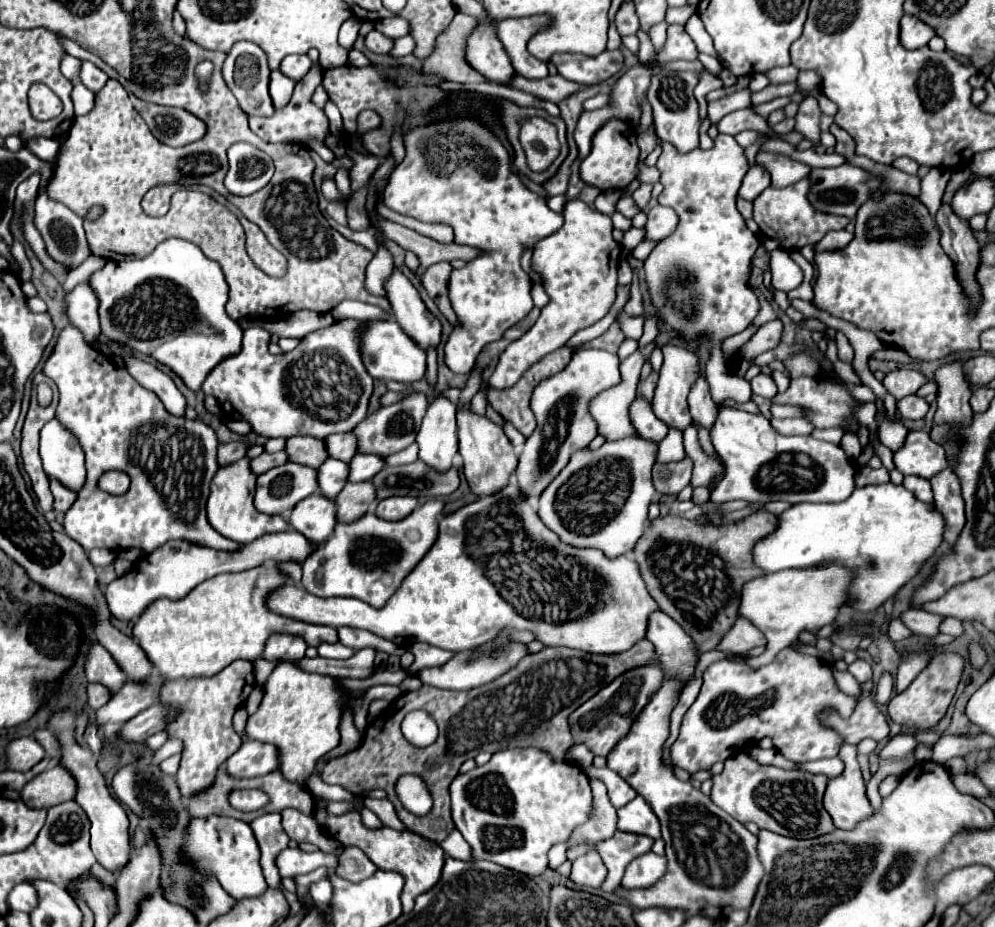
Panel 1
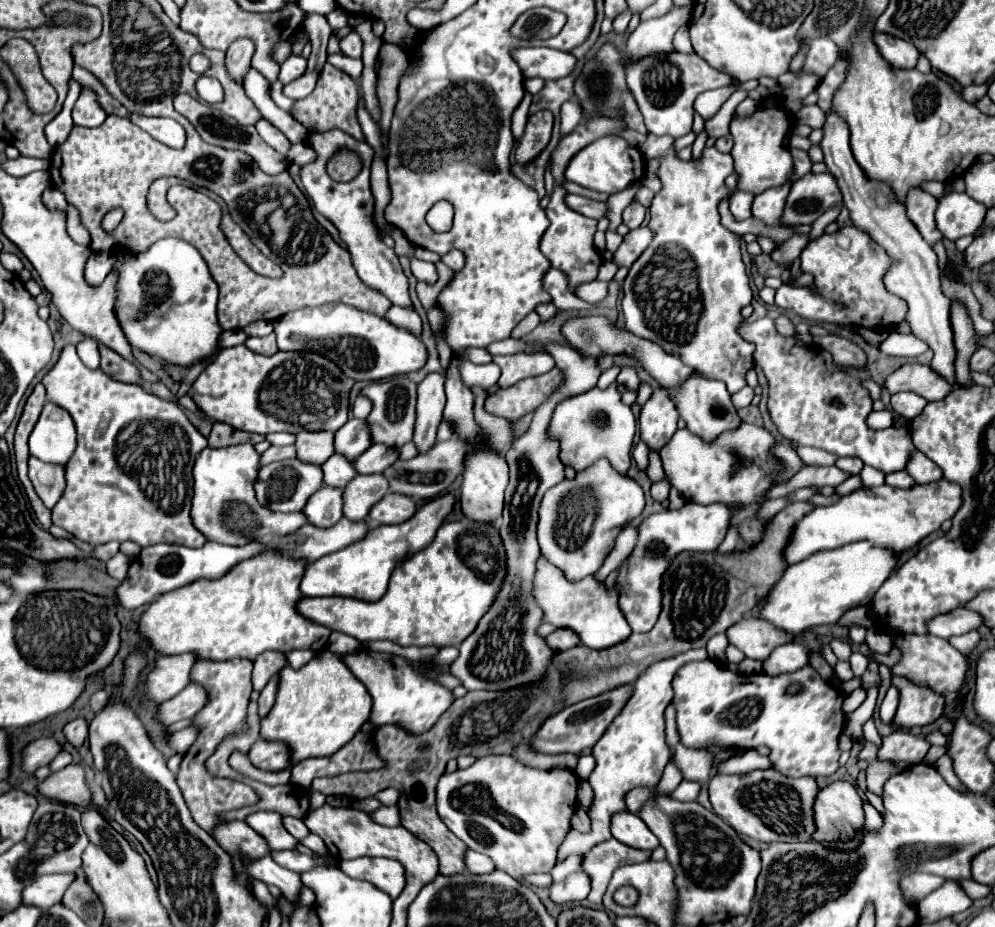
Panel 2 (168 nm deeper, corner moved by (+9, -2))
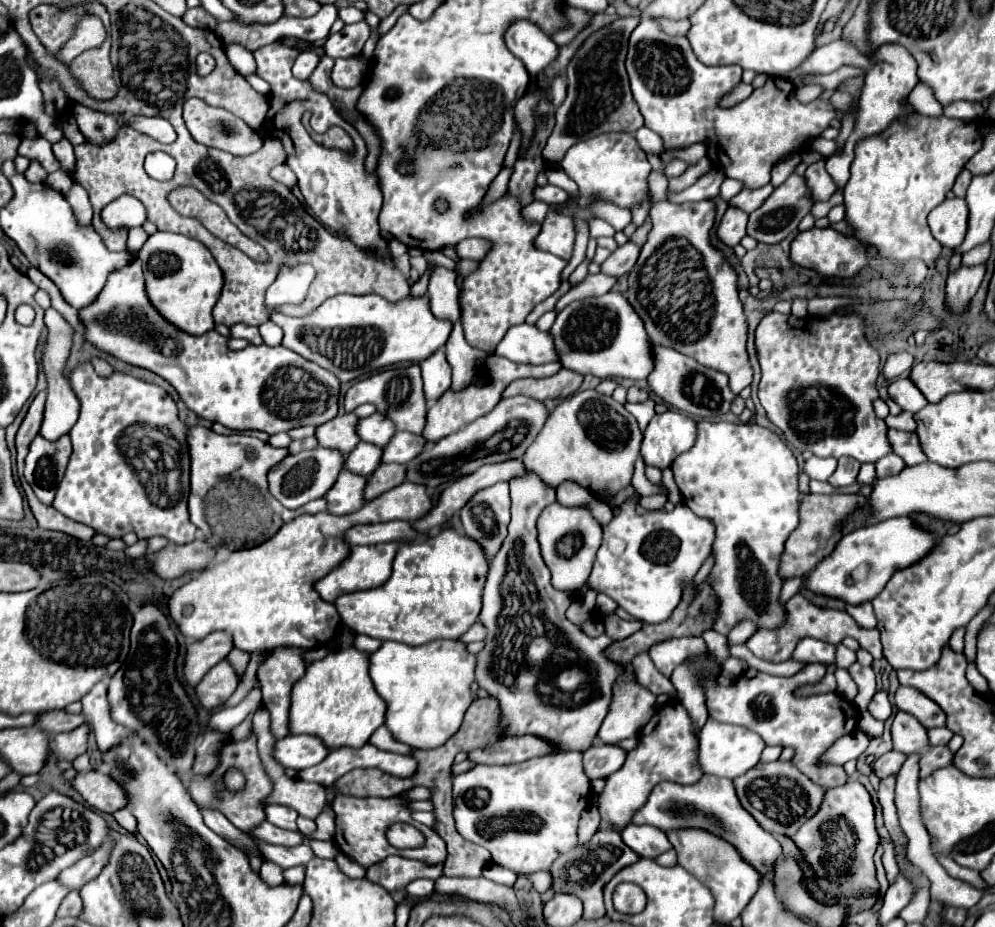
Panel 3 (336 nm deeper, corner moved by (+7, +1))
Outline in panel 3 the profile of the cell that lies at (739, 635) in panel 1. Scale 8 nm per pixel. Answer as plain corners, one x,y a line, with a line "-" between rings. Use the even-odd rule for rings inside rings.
796,593
788,603
786,603
786,609
788,609
788,621
784,627
776,629
776,631
768,631
768,629
762,629
762,631
756,631
748,641
746,641
746,647
760,659
764,661
770,661
770,663
782,663
782,661
788,661
796,649
796,643
802,639
802,637
814,637
814,639
820,639
820,641
826,641
826,643
840,643
844,637
854,637
860,647
864,647
866,651
872,653
874,659
882,659
882,645
880,645
880,633
878,629
864,629
860,625
856,625
856,621
846,613
846,611
838,611
838,609
824,609
824,607
818,607
814,603
810,603
802,593

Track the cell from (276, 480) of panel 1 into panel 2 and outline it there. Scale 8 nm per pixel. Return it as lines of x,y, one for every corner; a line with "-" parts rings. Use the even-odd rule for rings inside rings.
296,458
292,460
282,460
282,462
272,462
270,466
262,466
254,484
256,490
256,500
274,512
300,512
302,504
322,486
322,468
314,464
300,462
-
294,472
294,480
292,480

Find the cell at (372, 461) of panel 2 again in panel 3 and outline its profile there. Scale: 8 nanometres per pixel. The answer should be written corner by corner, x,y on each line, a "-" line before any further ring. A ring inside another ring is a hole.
398,431
392,441
384,447
382,463
408,463
426,447
426,439
422,435
414,435
408,431

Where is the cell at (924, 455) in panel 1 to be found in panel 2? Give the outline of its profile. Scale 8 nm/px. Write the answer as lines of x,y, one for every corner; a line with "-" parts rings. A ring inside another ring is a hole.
762,318
756,322
742,322
738,332
744,340
756,346
754,364
758,364
770,386
768,410
786,440
796,440
800,446
814,446
838,456
858,456
866,466
872,466
884,474
906,470
914,444
906,428
868,430
866,416
872,406
872,398
860,386
860,380
868,378
868,370
846,368
834,364
830,352
820,350
812,354
812,348
796,338
782,338
774,330
774,320

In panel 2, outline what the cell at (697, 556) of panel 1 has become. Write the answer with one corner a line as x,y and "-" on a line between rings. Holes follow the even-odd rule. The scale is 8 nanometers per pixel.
794,502
786,506
766,522
762,540
750,548
732,550
728,554
710,550
680,552
674,556
662,576
660,618
652,632
640,638
642,642
638,642
638,634
632,634
626,642
602,652
594,652
586,646
556,652
540,680
504,692
468,692
466,696
456,698
438,718
438,722
422,734
406,732
400,728
400,724
382,724
374,730
374,744
384,768
370,772
348,772
334,778
314,778
312,788
326,796
346,796
350,800
370,798
384,788
400,790
400,824
436,852
442,874
464,872
466,844
462,844
448,830
436,812
436,782
444,774
448,760
466,754
474,758
486,754
508,754
530,768
574,770
578,762
576,754
542,754
530,744
546,718
580,700
598,696
622,684
632,684
642,672
646,672
646,668
650,668
650,664
674,658
694,648
704,648
714,634
726,632
726,628
742,620
742,616
746,616
746,612
750,612
754,604
766,596
770,584
774,584
774,580
778,580
778,576
782,576
786,570
782,548
786,546
790,528
794,528
796,520
812,508
814,506
808,502

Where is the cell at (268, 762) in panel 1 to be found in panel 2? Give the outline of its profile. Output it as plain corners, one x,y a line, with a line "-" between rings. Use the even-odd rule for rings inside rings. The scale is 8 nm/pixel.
258,740
250,748
248,758
260,770
282,770
290,766
290,752
282,742

